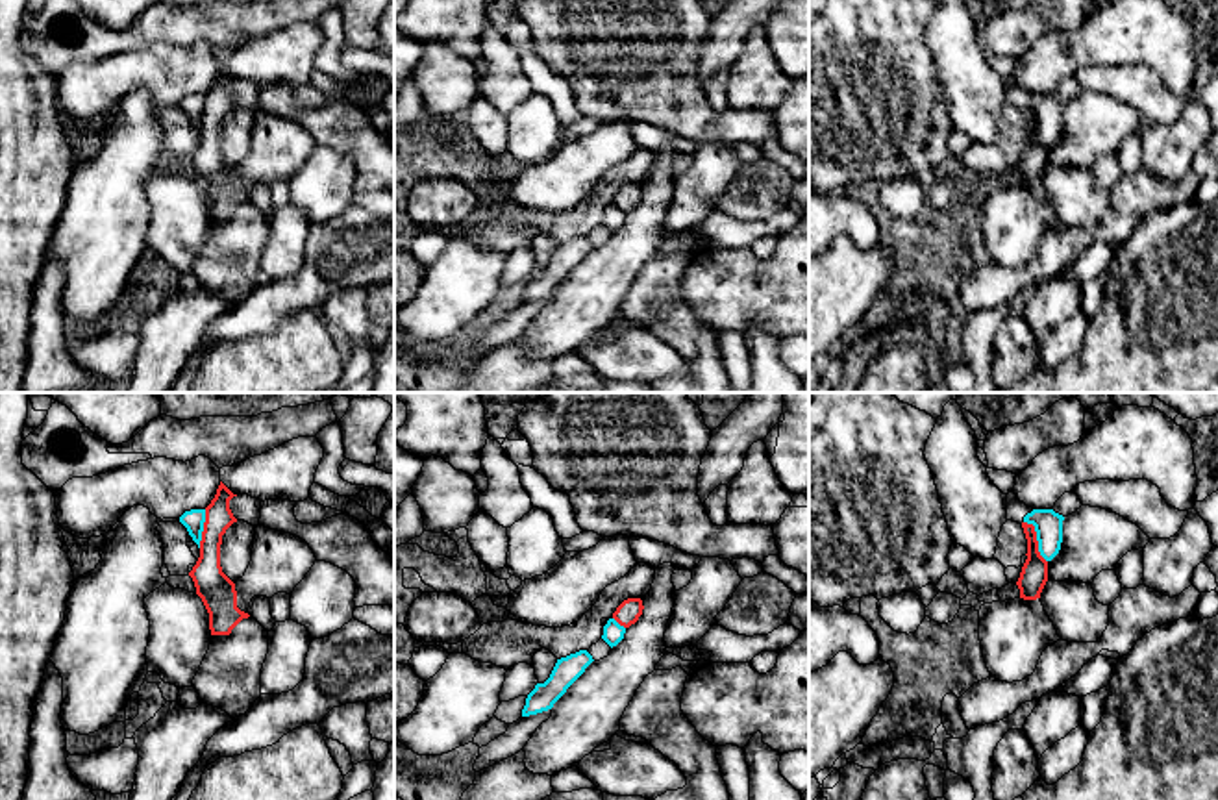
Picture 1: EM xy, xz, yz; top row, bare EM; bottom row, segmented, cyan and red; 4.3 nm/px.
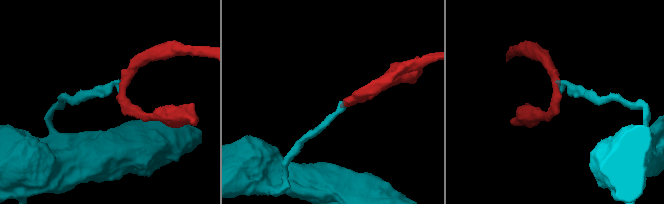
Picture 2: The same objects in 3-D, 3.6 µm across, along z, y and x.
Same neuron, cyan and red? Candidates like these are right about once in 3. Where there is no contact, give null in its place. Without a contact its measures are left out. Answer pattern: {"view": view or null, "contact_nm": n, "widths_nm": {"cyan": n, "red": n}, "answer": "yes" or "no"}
{"view": "yz", "contact_nm": 200, "widths_nm": {"cyan": 130, "red": 120}, "answer": "no"}

